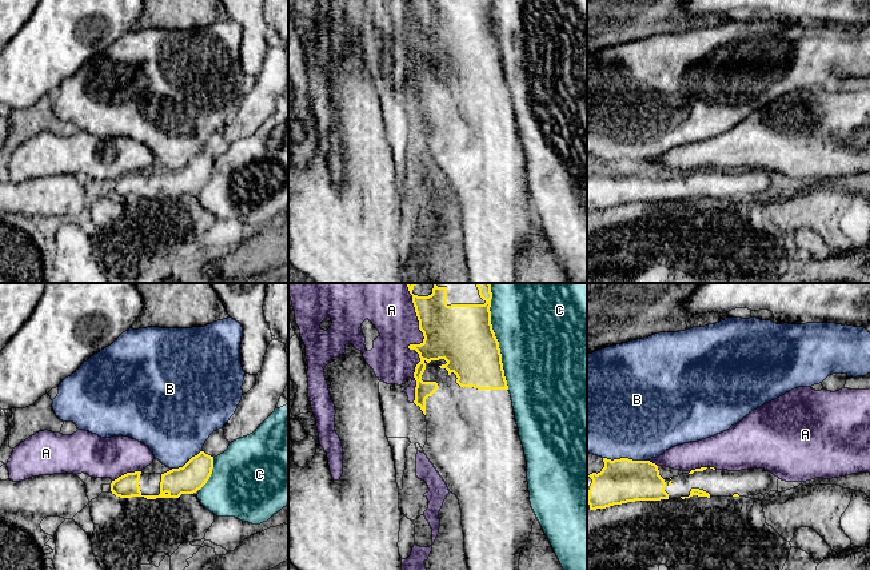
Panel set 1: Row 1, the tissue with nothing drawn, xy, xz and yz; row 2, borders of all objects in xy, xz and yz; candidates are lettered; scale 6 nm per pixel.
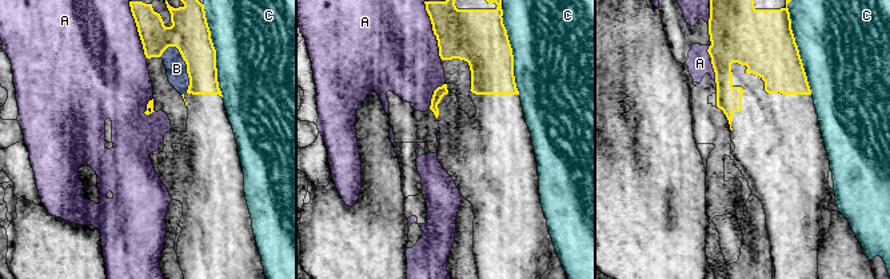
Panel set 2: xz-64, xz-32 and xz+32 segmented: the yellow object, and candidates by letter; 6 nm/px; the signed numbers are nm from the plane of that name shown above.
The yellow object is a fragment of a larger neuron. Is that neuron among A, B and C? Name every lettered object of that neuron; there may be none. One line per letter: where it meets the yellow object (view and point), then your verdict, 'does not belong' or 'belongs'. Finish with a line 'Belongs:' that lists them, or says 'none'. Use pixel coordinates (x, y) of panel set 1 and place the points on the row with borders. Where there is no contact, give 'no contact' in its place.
A: contact xz (414, 345); does not belong
B: contact yz (626, 458); does not belong
C: contact xz (495, 337); does not belong
Belongs: none

